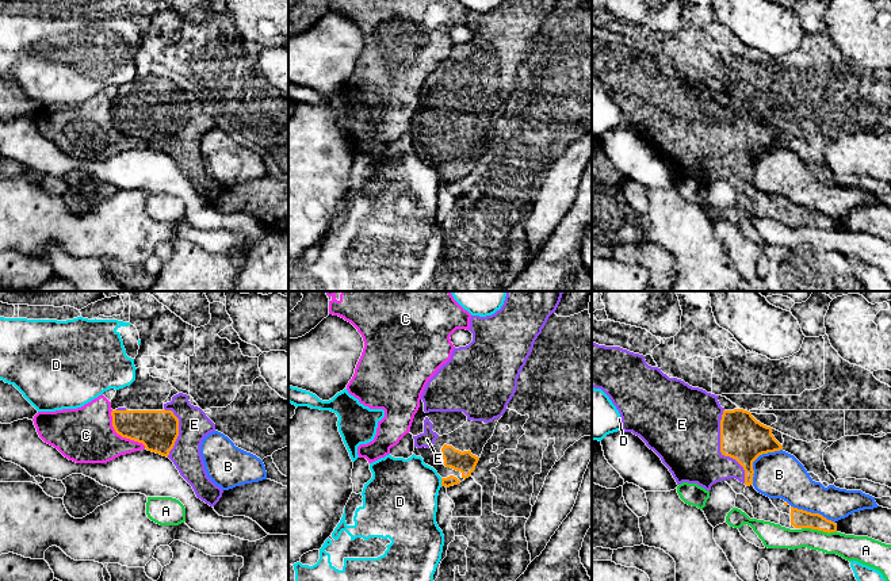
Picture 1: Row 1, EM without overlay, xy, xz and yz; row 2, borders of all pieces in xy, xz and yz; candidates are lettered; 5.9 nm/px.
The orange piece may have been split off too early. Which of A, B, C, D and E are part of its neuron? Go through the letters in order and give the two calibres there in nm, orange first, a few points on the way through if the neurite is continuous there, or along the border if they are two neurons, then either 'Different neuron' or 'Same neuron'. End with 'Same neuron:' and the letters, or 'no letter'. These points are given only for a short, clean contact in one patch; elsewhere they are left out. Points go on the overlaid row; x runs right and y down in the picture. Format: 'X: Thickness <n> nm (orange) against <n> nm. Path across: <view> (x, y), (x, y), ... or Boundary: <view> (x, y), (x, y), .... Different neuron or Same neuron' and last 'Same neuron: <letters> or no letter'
A: Thickness 110 nm (orange) against 150 nm. Boundary: yz (802, 527), (828, 532), (836, 531). Different neuron
B: Thickness 280 nm (orange) against 280 nm. Different neuron
C: Thickness 240 nm (orange) against 340 nm. Different neuron
D: Thickness 60 nm (orange) against 420 nm. Different neuron
E: Thickness 280 nm (orange) against 440 nm. Same neuron
Same neuron: E

